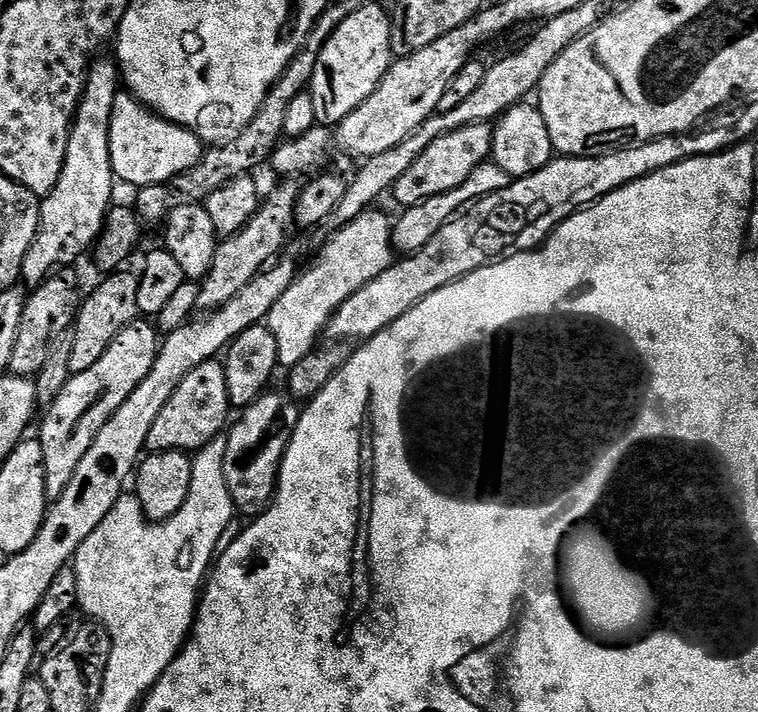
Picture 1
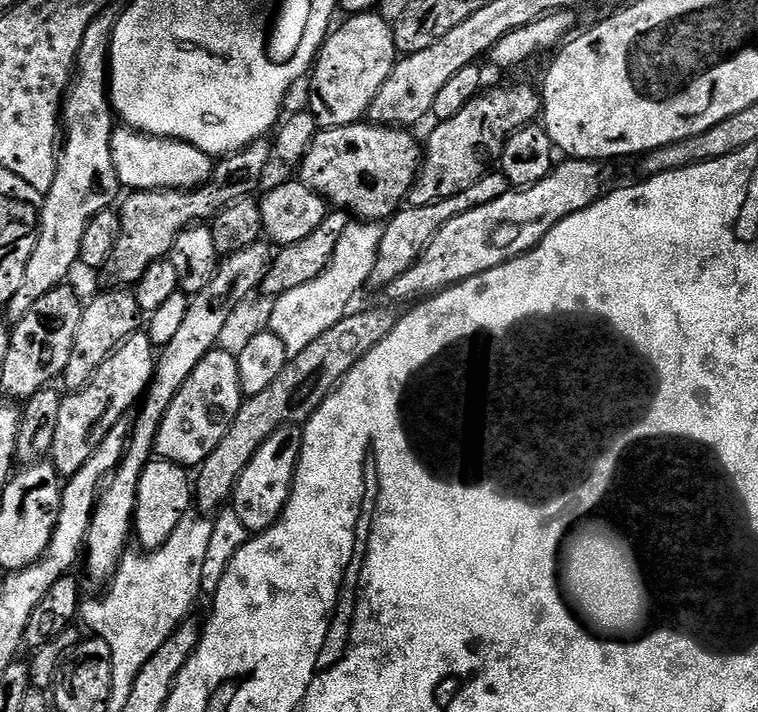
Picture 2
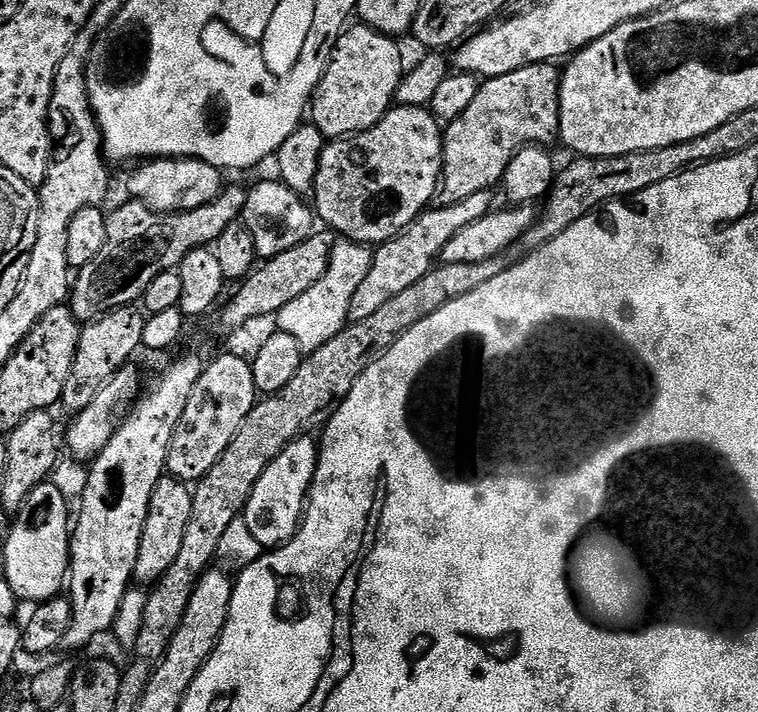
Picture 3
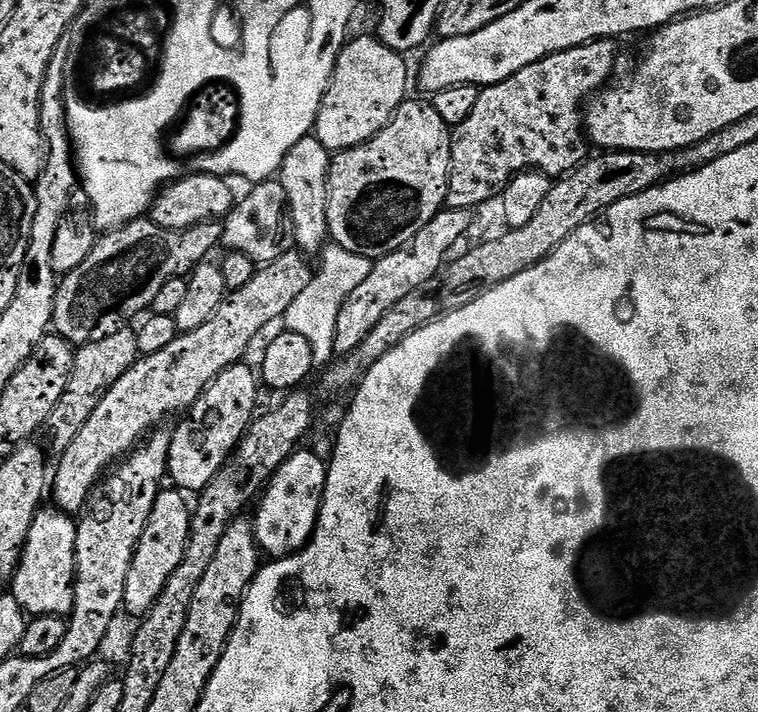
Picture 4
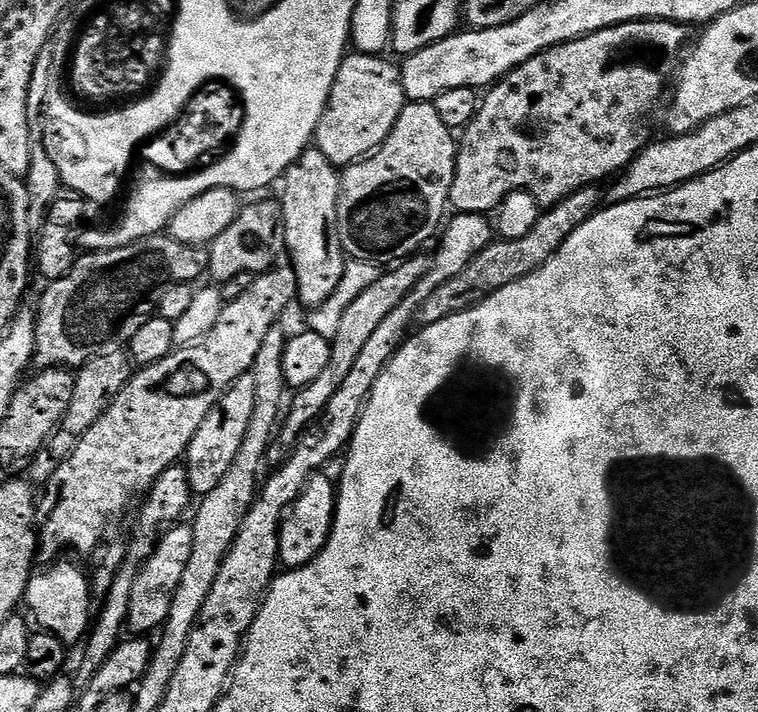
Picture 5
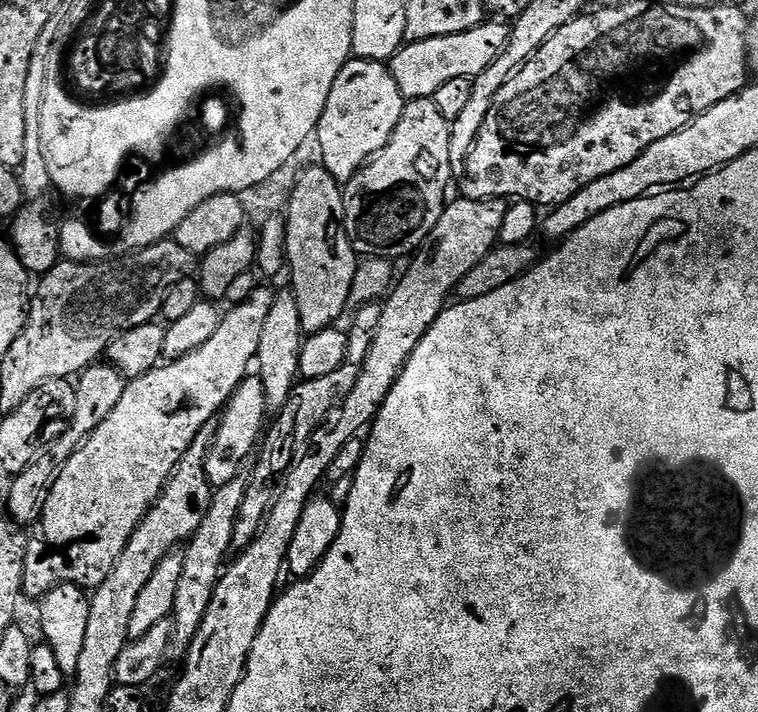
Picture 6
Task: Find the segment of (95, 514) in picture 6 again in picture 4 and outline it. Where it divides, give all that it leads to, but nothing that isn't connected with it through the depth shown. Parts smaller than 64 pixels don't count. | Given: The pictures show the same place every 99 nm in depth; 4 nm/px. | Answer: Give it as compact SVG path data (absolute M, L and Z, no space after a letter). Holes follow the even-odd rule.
M293 250L282 254L282 258L274 258L274 262L257 267L254 278L250 278L246 286L228 293L222 306L218 306L218 314L214 314L214 318L210 318L206 326L198 326L198 330L177 335L176 340L170 342L170 346L166 346L166 350L158 354L141 356L133 368L126 370L126 374L122 374L122 378L118 378L118 382L110 386L106 398L98 402L94 414L90 414L86 426L82 426L78 438L74 438L74 442L70 442L68 449L58 457L58 468L56 470L55 467L52 476L52 495L54 494L53 501L60 511L69 514L83 513L92 493L96 490L96 485L117 461L133 451L153 429L163 425L160 423L167 416L172 416L175 412L187 413L200 395L214 382L214 378L218 378L224 370L241 363L247 357L244 355L247 354L248 347L255 342L256 335L267 324L272 324L275 320L276 323L283 321L286 310L290 310L290 302L294 302L294 298L298 298L298 294L302 294L302 290L310 286L314 268L313 265L308 265L308 260L309 257L305 253Z

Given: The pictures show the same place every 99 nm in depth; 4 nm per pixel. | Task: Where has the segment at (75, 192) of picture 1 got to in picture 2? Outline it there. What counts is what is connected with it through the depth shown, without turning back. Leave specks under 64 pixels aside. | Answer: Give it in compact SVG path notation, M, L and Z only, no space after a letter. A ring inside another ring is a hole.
M109 3L86 30L86 38L76 55L76 71L72 74L68 91L64 93L62 147L56 157L58 170L54 174L54 186L50 186L40 205L40 233L34 254L30 254L28 259L22 286L18 286L18 294L14 294L6 306L9 321L26 318L34 302L46 298L50 290L69 279L72 267L77 267L80 259L82 234L86 234L86 226L90 226L94 214L112 208L121 195L122 185L114 170L112 157L114 109L110 99L108 67L108 59L112 57L112 31L121 11L121 5Z

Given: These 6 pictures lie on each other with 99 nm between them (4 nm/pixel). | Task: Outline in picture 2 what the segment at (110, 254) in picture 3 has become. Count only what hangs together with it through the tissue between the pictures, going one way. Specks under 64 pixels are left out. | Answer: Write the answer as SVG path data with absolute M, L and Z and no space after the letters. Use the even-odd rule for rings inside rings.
M267 139L256 140L250 147L243 148L240 152L234 152L231 156L223 157L213 167L212 177L201 188L193 188L191 190L163 188L161 192L129 191L127 193L128 197L126 197L127 195L123 197L123 200L125 199L124 205L122 205L122 200L118 208L120 214L118 242L114 246L111 258L102 269L103 275L108 275L116 283L113 285L116 286L136 285L142 278L142 274L146 274L146 270L150 270L150 266L154 262L171 257L174 242L186 229L197 222L210 222L219 212L226 210L226 206L230 206L239 200L249 199L253 194L259 193L261 191L260 183L264 180L264 171L267 170L268 163L273 163L273 160L273 145Z

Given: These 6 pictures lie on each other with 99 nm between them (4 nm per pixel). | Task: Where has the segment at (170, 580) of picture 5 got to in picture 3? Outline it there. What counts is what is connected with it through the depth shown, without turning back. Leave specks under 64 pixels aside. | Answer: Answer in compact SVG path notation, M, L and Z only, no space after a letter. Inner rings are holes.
M165 474L158 486L154 486L132 574L132 579L137 585L155 585L156 581L162 578L162 574L166 574L166 570L170 570L172 563L178 559L182 538L186 535L186 522L190 522L191 505L192 488L185 481Z

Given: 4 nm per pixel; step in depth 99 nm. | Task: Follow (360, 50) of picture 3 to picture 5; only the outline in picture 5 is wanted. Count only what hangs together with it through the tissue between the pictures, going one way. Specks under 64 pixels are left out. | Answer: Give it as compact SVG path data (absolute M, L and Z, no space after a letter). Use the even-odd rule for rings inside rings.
M345 55L334 86L328 95L328 106L316 127L314 146L330 162L337 166L355 164L365 159L383 144L384 139L394 130L398 114L402 114L406 97L400 81L399 67L384 60L383 55Z

